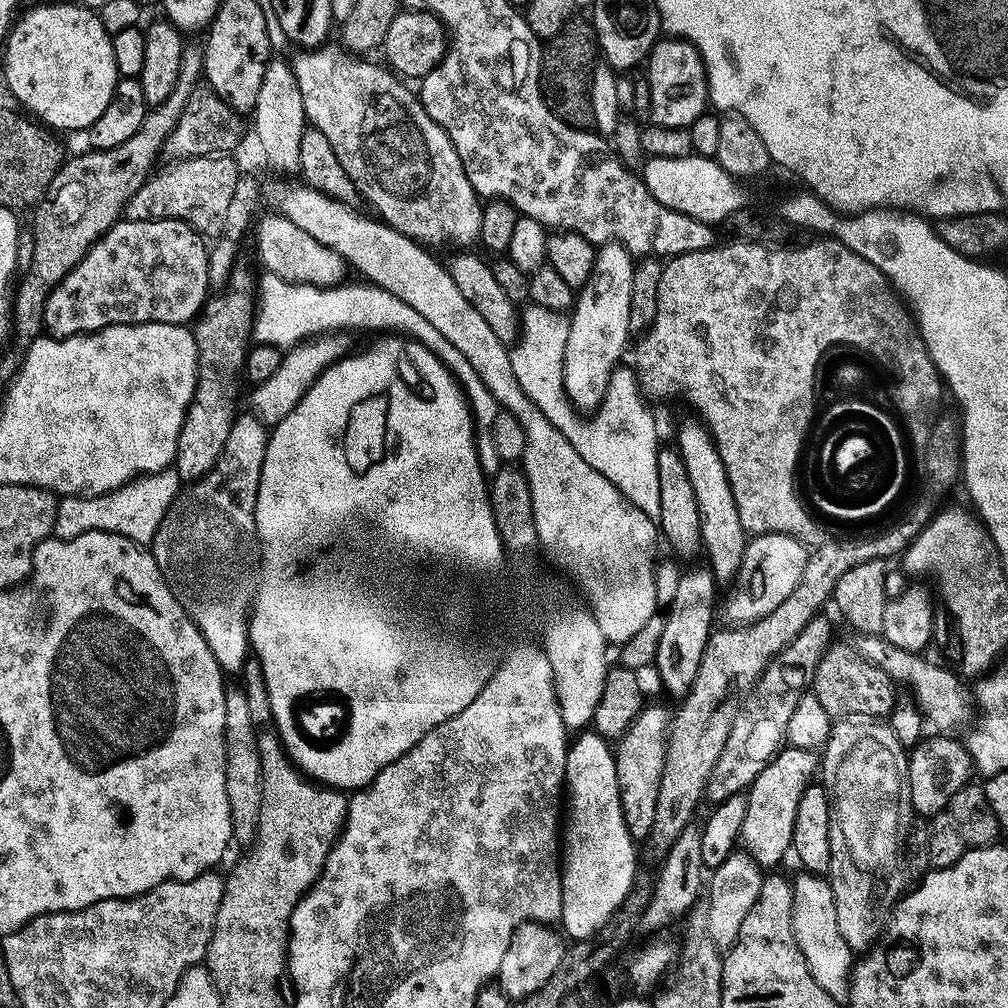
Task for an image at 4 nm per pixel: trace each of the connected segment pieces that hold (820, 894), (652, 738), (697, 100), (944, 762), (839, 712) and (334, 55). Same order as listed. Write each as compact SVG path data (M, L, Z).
M801 871L800 877L792 880L794 894L794 938L798 942L798 950L802 950L802 958L806 958L808 969L814 974L814 982L830 994L837 1002L848 999L848 986L854 967L852 947L842 938L842 930L838 930L838 910L834 902L832 885L823 875Z
M645 703L614 748L622 818L636 842L647 841L654 826L654 814L658 814L658 786L662 786L662 762L666 758L669 727L670 712L660 704Z
M661 38L646 61L648 96L652 99L651 123L675 128L689 128L699 116L705 115L708 99L708 79L698 50L689 40Z
M948 734L932 735L936 736L925 735L919 744L907 753L909 794L912 799L912 811L920 818L931 818L936 813L945 811L950 798L954 798L954 794L958 794L958 790L962 790L962 786L969 783L974 776L972 759L970 758L968 749L964 747L959 739L951 740L948 737L951 735Z
M831 643L816 666L815 678L810 685L818 702L824 707L826 714L833 720L844 716L887 717L897 701L895 683L885 671L862 658L851 644Z
M324 42L319 47L297 53L296 57L291 57L290 65L298 90L302 92L304 119L311 127L326 134L326 142L330 142L357 193L372 203L371 211L385 224L418 244L475 245L479 234L481 197L477 196L474 186L470 186L470 178L466 178L466 170L448 132L426 114L419 95L413 89L411 92L407 88L409 85L387 67L379 68L368 58L346 55L339 43Z

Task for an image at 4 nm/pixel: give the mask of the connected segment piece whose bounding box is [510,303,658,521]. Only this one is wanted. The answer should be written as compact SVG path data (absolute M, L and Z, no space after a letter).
M529 303L525 312L519 313L518 339L511 345L510 355L514 378L536 403L538 410L562 430L562 434L638 510L658 521L658 466L656 465L656 420L648 409L649 401L640 391L636 373L631 367L617 366L612 371L604 400L591 413L592 420L583 420L564 394L564 347L568 337L569 317L544 306Z

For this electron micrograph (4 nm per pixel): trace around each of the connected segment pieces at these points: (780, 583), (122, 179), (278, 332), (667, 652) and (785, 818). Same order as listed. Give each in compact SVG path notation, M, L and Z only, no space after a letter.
M766 532L756 534L749 539L747 546L744 547L740 568L736 571L734 579L731 581L732 593L728 597L723 597L722 610L724 606L725 621L732 624L749 624L752 620L762 618L770 614L790 594L794 594L794 586L798 586L798 578L802 578L802 570L808 561L809 549L805 541L795 540L792 536L787 536L781 532Z
M189 47L180 57L178 80L174 90L161 104L149 107L142 126L122 146L110 150L84 150L73 160L61 163L56 177L50 182L48 193L40 199L31 213L30 231L34 238L34 256L30 266L23 269L12 296L12 327L14 340L27 346L44 332L44 311L50 290L82 260L98 237L112 229L121 219L126 202L139 190L153 171L152 163L164 150L164 143L178 118L185 116L186 102L201 83L204 54L199 47Z
M264 272L261 277L261 280L260 277L258 280L256 314L252 321L251 339L255 343L273 344L275 348L287 350L313 336L318 336L325 332L349 330L348 328L384 328L380 330L393 330L395 333L403 334L405 337L419 341L448 367L449 372L464 390L464 399L467 400L468 408L472 411L472 429L476 432L478 466L483 470L485 477L492 477L502 467L498 446L496 445L496 419L502 410L500 404L494 398L494 394L490 394L490 390L486 390L486 382L482 382L482 378L478 378L478 370L474 370L474 366L470 366L470 362L466 362L466 354L462 354L462 350L458 350L458 346L454 346L454 342L446 339L423 314L418 314L418 310L414 310L414 306L408 305L407 302L402 302L402 298L382 290L377 284L367 282L359 282L360 284L341 282L321 286L318 284L297 284L295 280L283 280L274 275L273 272Z
M685 567L678 578L678 590L674 590L674 598L663 613L664 625L658 638L654 669L660 675L661 686L675 698L687 694L694 682L694 674L698 674L698 662L702 662L702 650L706 650L706 642L713 627L712 610L718 606L716 587L718 581L711 568Z
M784 746L772 757L770 763L762 770L762 774L758 774L758 778L754 778L754 782L746 790L748 798L746 802L746 818L742 818L739 843L742 845L743 851L747 852L761 869L775 869L772 867L787 852L789 855L792 848L792 835L794 834L794 818L798 814L798 802L802 798L804 791L808 789L808 785L813 783L815 776L812 775L815 772L818 772L818 756L815 751Z

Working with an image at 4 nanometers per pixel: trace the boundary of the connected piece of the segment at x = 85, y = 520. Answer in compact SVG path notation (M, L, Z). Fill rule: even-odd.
M175 467L161 471L138 474L134 479L104 495L93 497L65 496L56 507L53 537L69 540L84 532L120 533L136 544L149 545L156 536L157 528L182 487Z

